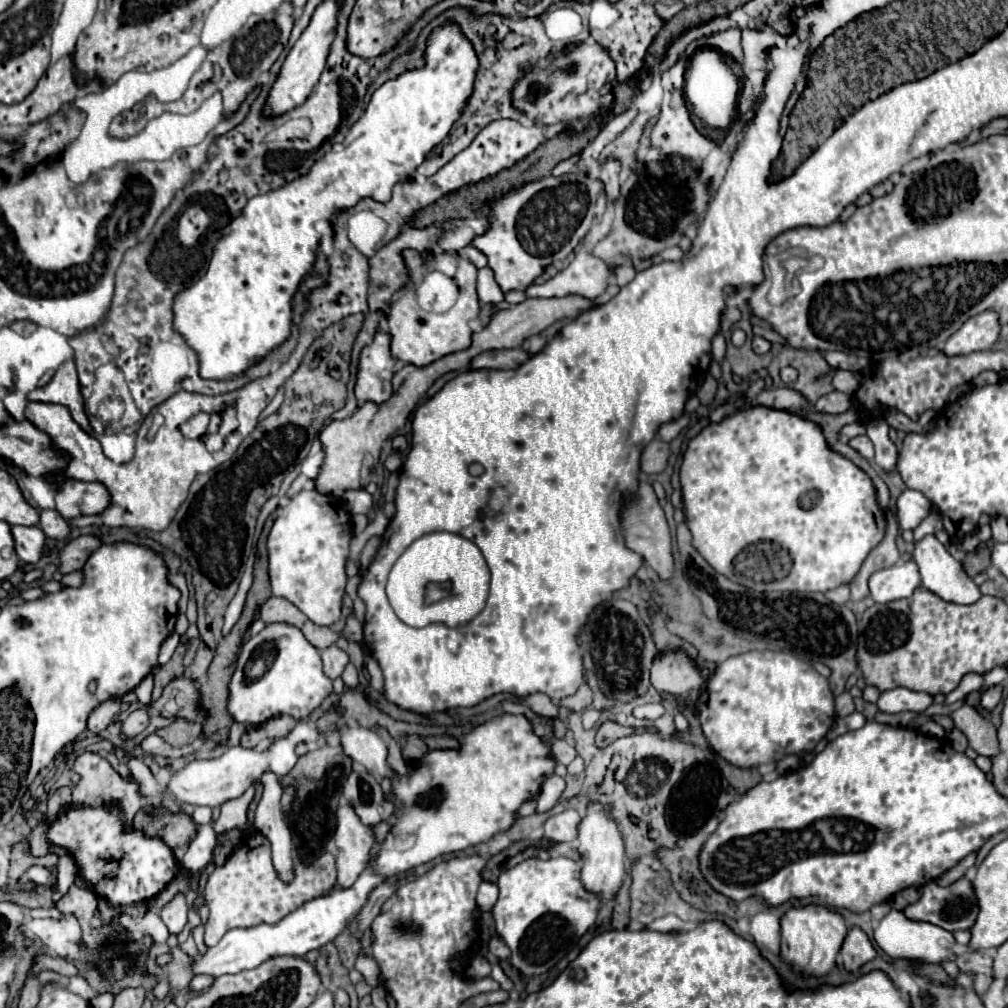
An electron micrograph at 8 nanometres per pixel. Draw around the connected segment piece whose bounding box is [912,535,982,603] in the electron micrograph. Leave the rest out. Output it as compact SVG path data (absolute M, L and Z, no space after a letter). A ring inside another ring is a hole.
M926 535L920 541L914 543L914 551L912 551L912 559L916 561L918 569L920 569L920 577L922 577L922 585L936 593L938 597L942 597L944 601L952 601L952 603L974 603L980 599L980 589L974 585L974 581L964 573L962 565L946 551L946 547L934 537L934 535Z

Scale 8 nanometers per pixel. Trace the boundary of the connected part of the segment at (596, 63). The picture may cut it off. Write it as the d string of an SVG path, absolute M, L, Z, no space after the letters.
M588 37L586 41L574 45L572 51L566 51L564 47L552 51L548 57L548 65L544 69L530 69L528 73L524 73L512 89L512 105L520 113L524 113L530 123L564 123L566 131L582 131L596 117L610 115L616 85L618 81L614 59L610 59L606 47Z

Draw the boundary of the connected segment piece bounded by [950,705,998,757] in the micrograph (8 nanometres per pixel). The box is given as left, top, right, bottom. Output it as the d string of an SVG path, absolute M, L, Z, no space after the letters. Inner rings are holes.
M962 705L960 709L950 713L954 725L966 735L968 745L984 757L994 757L998 753L998 737L996 727L990 719L978 715L978 711L970 705Z

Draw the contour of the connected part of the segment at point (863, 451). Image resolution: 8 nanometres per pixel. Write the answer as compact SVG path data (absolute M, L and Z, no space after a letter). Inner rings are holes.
M860 435L860 437L854 437L850 439L850 447L854 447L860 455L864 455L868 461L874 459L874 445L872 441L866 437L866 435Z

